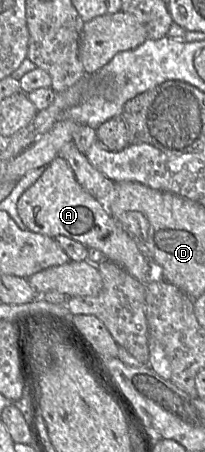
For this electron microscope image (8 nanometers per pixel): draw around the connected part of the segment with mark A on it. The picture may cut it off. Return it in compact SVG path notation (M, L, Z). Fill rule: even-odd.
M62 156L54 159L42 176L18 199L17 212L25 228L50 238L65 236L87 248L101 251L107 258L142 283L162 279L138 243L113 218L108 208L88 193L76 180L67 160Z

